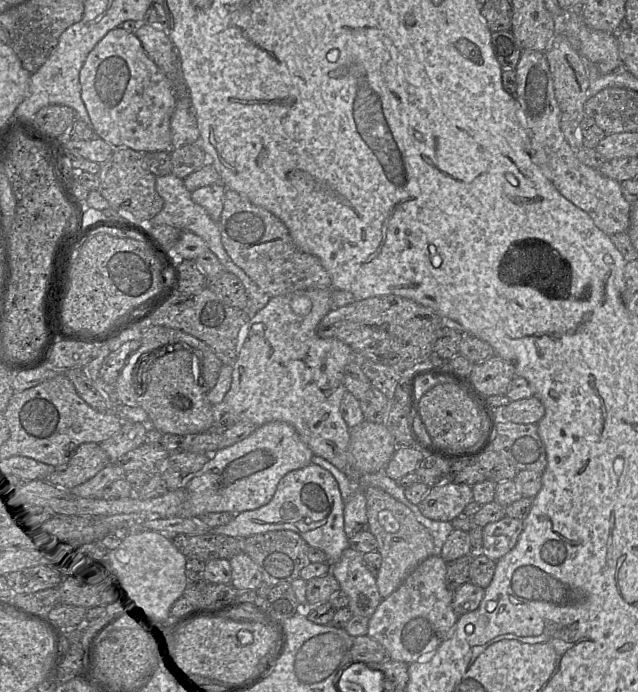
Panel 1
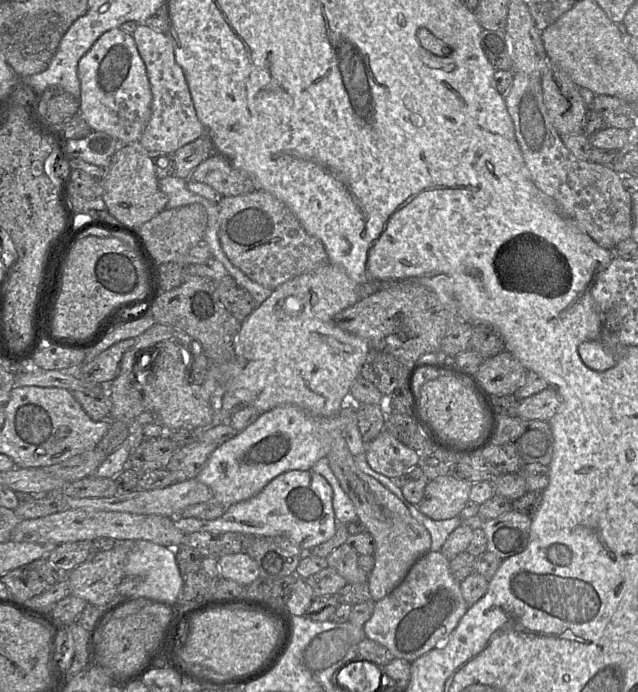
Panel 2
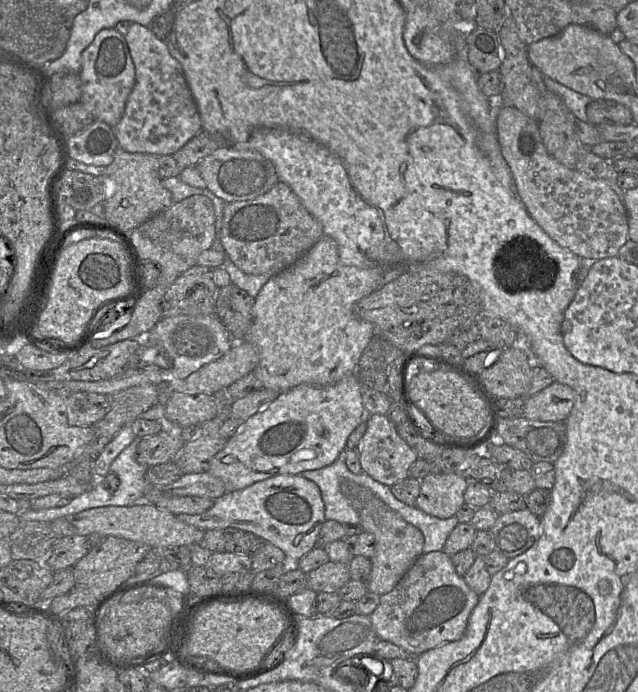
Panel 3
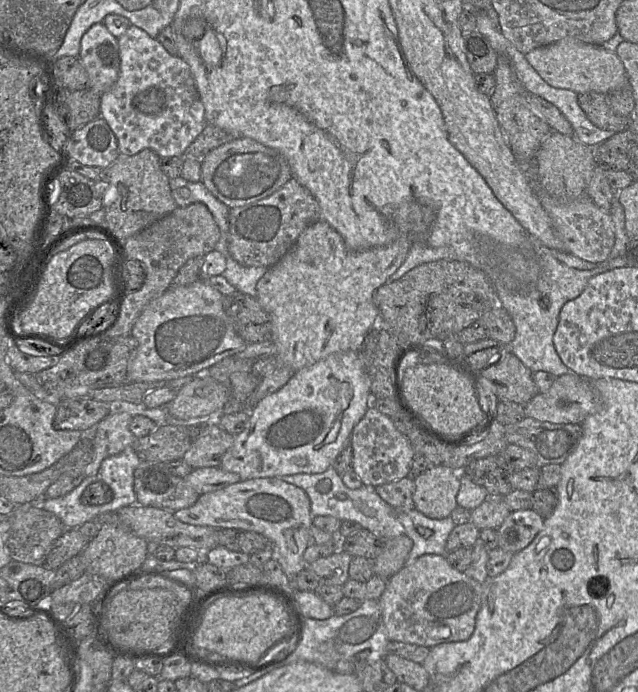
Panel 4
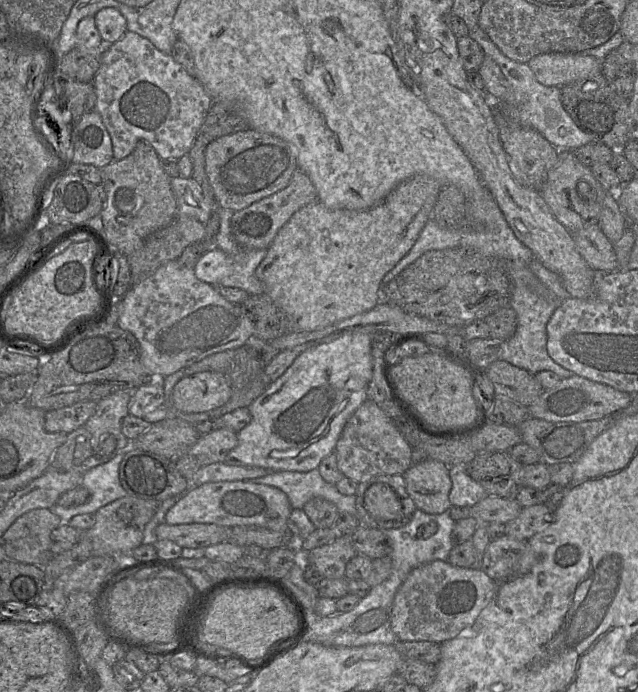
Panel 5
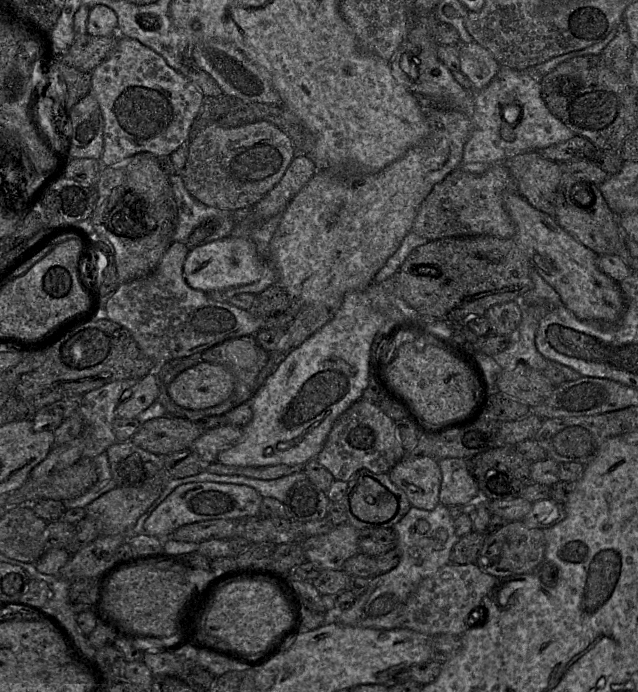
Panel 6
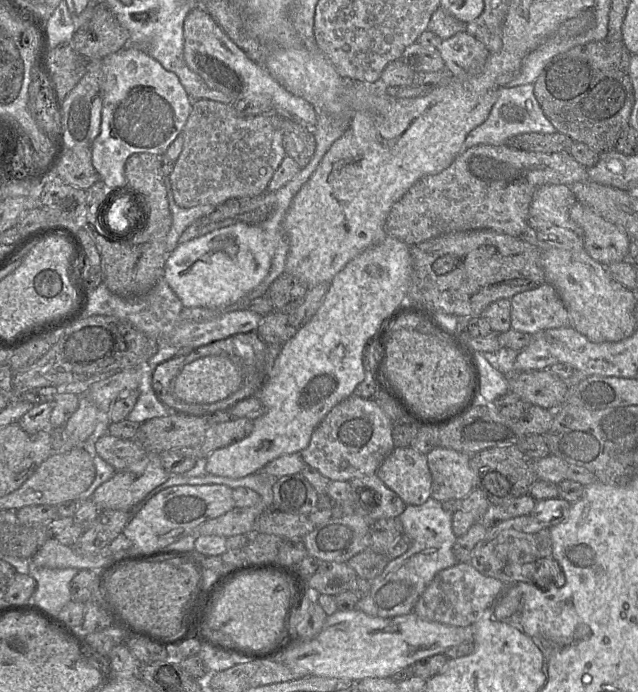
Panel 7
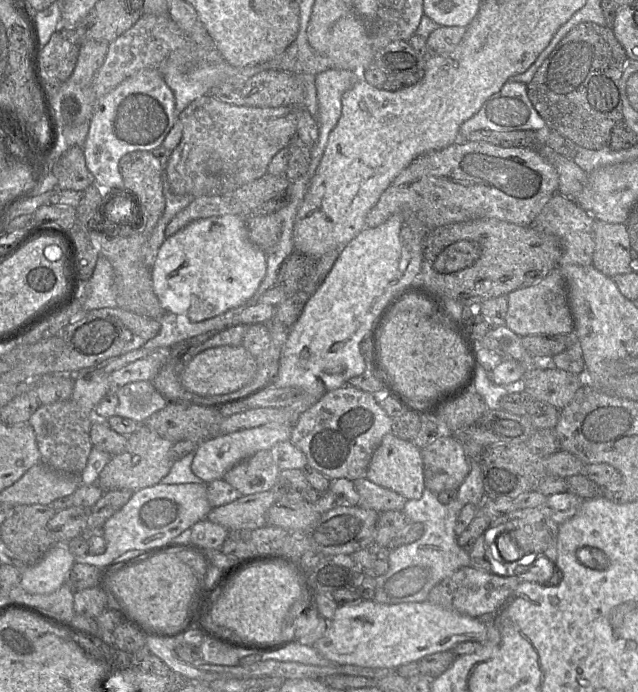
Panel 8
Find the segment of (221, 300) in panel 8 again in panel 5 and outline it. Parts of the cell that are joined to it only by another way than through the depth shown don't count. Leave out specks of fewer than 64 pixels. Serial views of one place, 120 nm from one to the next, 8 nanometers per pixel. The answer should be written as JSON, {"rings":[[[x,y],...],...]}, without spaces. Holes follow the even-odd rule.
{"rings":[[[213,248],[201,256],[193,269],[195,276],[200,281],[217,285],[232,273],[232,259],[222,250]]]}

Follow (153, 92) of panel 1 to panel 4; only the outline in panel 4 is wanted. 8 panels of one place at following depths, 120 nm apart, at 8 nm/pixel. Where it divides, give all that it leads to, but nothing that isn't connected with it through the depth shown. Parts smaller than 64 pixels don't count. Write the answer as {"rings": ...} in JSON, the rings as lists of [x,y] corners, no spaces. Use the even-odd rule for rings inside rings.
{"rings":[[[103,23],[92,25],[81,38],[79,60],[88,75],[88,88],[102,95],[119,76],[118,39]]]}

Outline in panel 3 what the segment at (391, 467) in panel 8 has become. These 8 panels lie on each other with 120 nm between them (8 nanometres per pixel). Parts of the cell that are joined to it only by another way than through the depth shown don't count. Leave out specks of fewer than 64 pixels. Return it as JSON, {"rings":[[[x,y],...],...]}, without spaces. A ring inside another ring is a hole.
{"rings":[[[429,473],[422,478],[415,506],[439,519],[453,517],[462,507],[467,480],[451,473]]]}

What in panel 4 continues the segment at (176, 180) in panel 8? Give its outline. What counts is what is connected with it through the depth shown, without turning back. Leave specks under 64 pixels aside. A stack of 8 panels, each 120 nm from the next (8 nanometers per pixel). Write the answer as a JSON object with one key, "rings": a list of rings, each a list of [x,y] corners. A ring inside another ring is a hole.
{"rings":[[[241,137],[209,151],[201,160],[201,182],[230,209],[270,196],[293,176],[287,159],[277,150]]]}

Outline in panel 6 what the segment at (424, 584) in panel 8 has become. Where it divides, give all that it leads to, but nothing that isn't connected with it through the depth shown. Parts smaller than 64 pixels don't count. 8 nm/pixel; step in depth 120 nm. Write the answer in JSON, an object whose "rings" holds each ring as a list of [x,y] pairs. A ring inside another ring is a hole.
{"rings":[[[441,503],[433,510],[411,507],[392,529],[396,535],[396,547],[400,550],[398,565],[386,573],[371,578],[366,591],[357,597],[349,609],[334,613],[331,618],[337,623],[384,630],[400,627],[401,613],[409,595],[423,579],[450,563],[450,553],[459,539],[455,533],[454,519],[450,516],[447,506]],[[418,520],[426,520],[429,523],[430,529],[426,533],[416,531],[415,524]]]}

